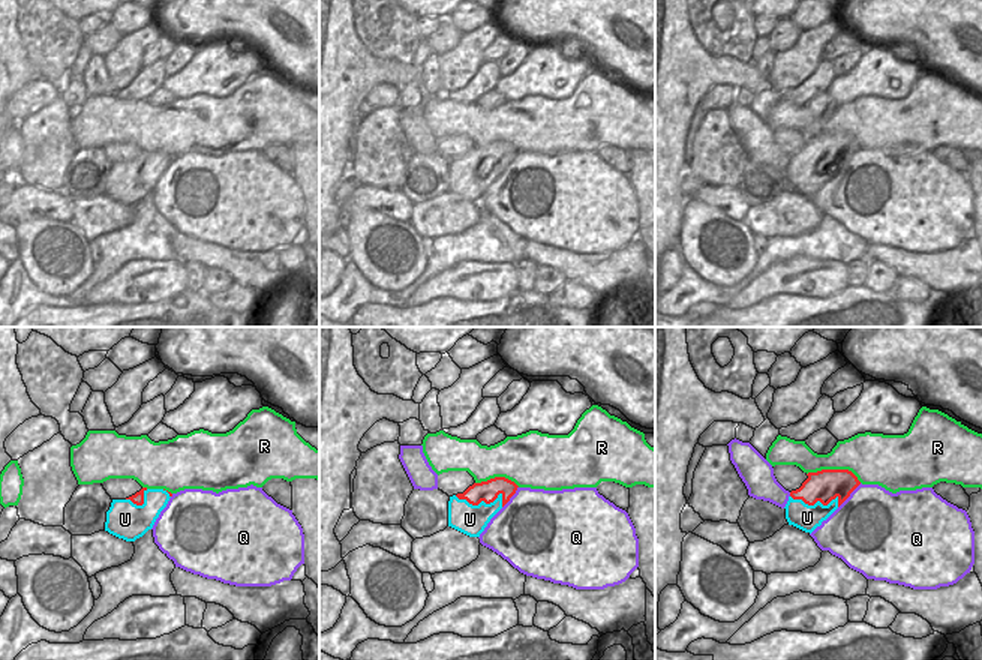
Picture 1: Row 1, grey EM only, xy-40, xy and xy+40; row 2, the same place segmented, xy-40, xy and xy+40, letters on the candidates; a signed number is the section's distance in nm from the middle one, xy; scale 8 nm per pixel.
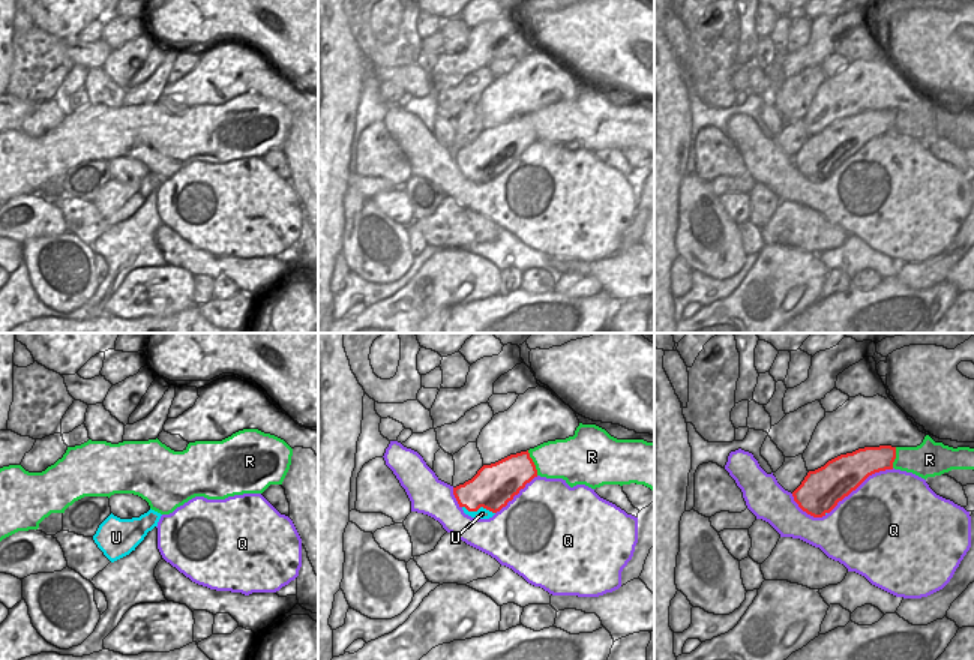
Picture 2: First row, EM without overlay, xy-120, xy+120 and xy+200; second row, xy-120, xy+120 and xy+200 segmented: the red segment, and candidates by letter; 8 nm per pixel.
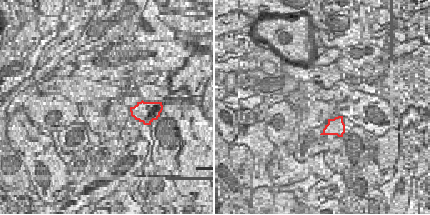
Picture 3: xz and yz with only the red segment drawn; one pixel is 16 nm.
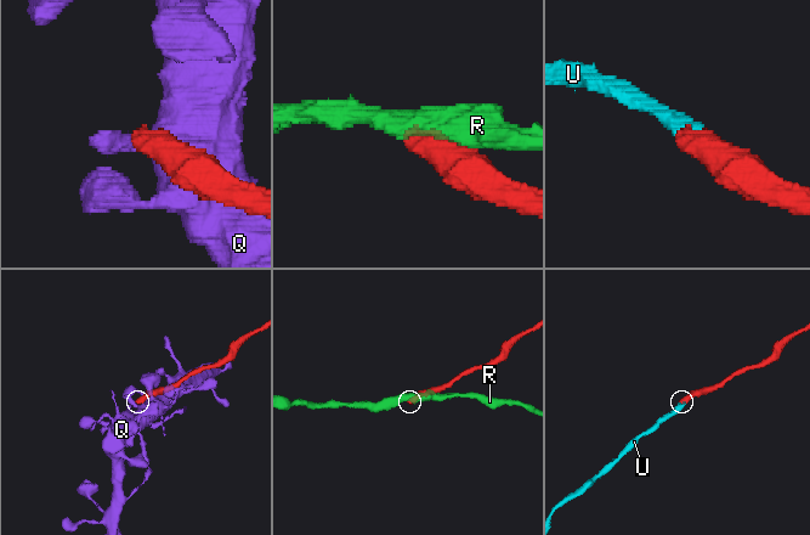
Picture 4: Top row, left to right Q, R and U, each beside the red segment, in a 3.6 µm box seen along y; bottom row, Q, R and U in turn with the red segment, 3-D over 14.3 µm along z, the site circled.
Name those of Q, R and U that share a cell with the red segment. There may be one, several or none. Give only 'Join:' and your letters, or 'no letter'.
Join: U

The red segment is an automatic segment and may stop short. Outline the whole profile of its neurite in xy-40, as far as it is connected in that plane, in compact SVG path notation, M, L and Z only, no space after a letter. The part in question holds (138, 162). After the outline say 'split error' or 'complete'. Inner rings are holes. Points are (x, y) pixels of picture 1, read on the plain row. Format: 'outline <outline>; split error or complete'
outline M142 152L126 164L112 164L106 176L105 195L126 206L135 206L153 192L171 160L172 158L165 153Z; split error

